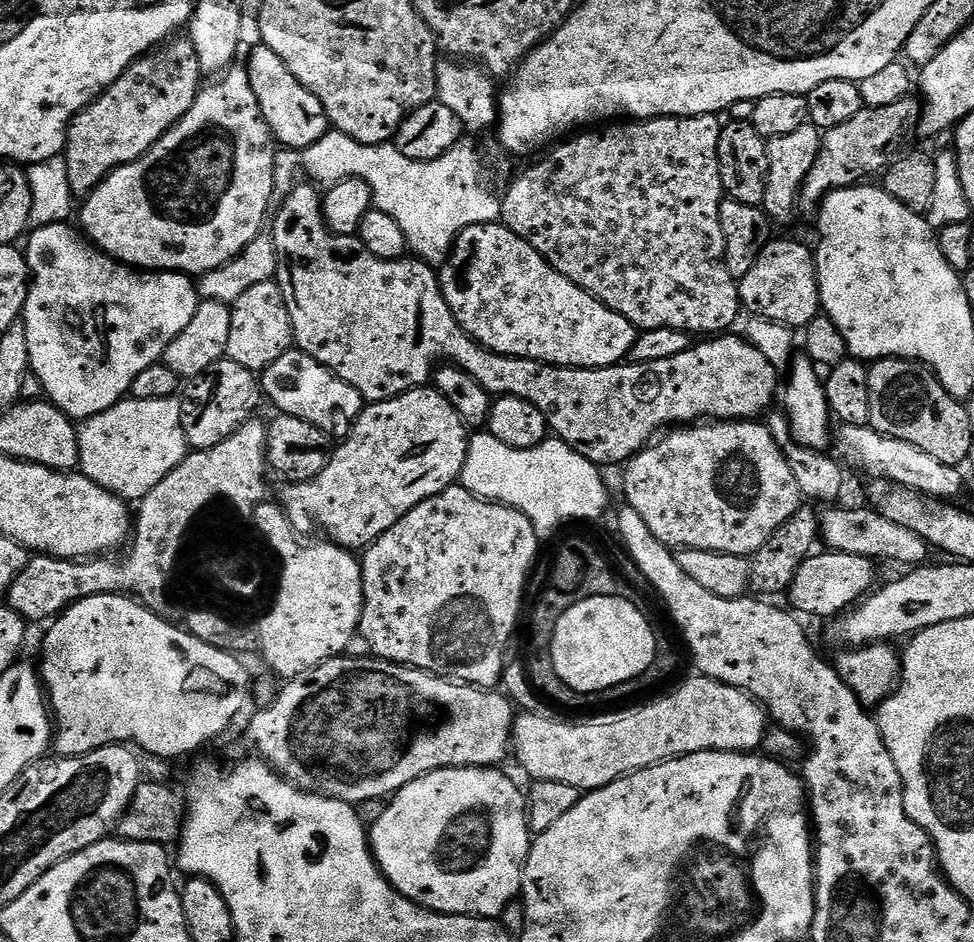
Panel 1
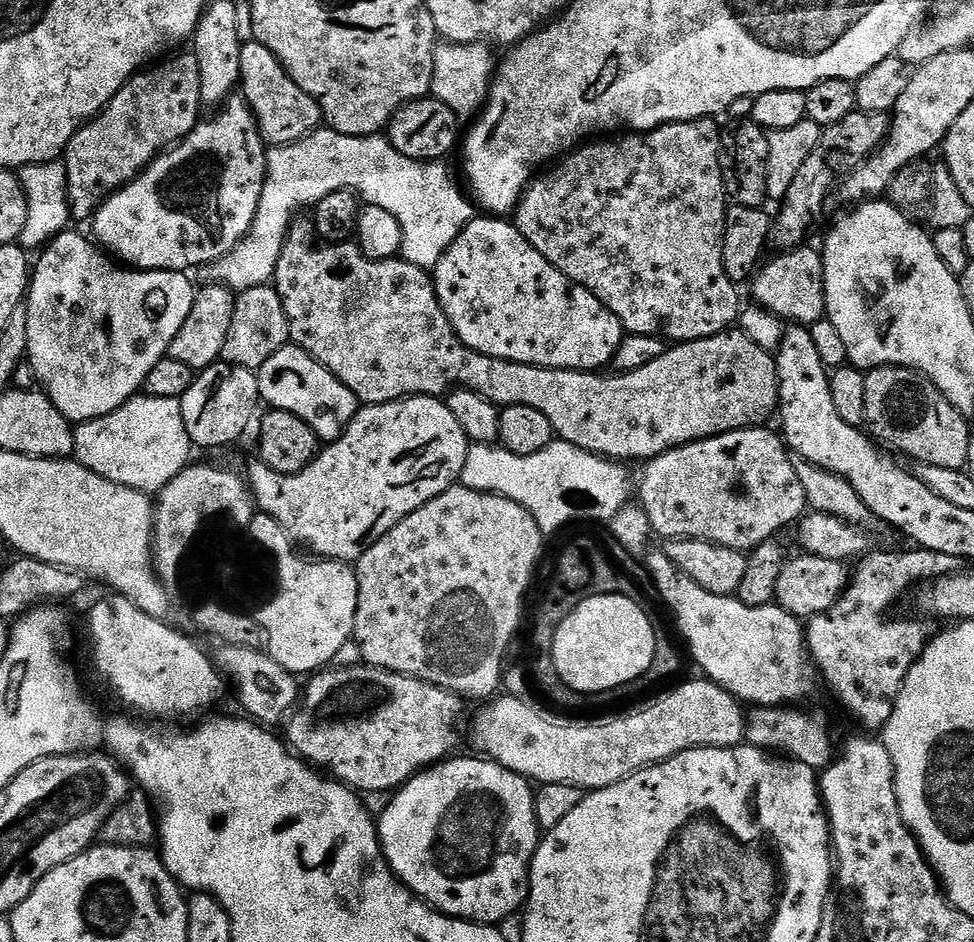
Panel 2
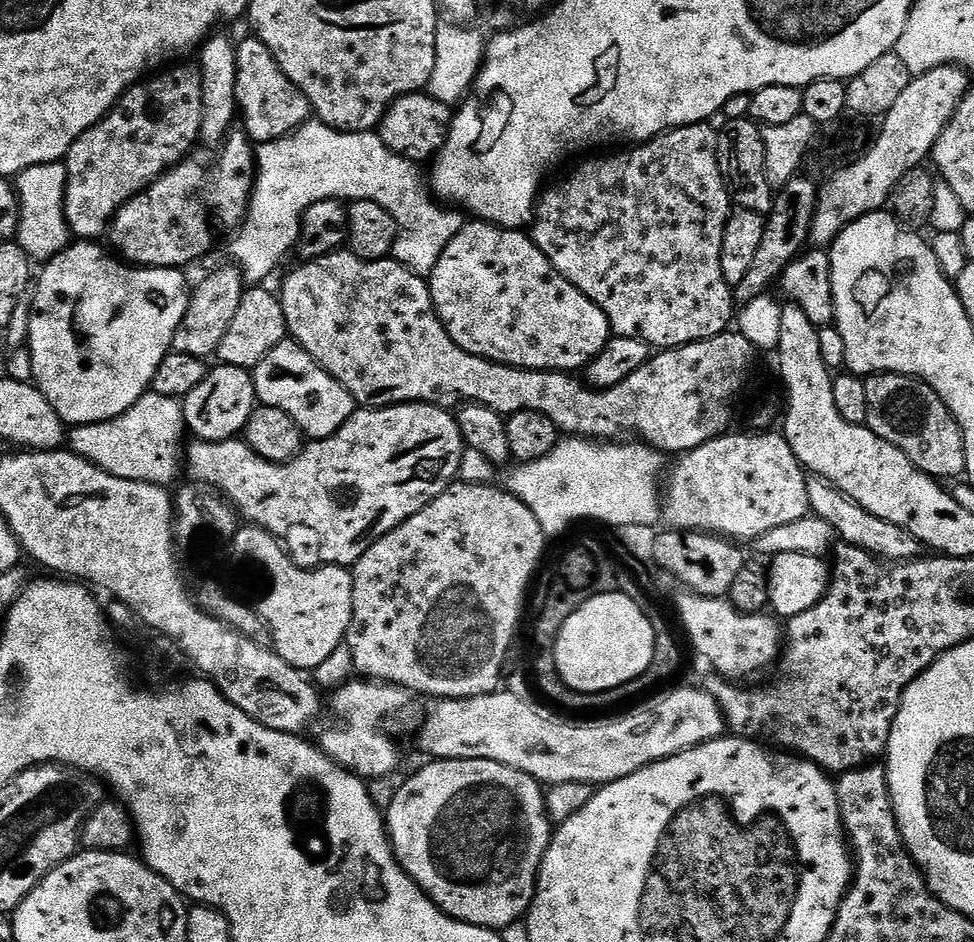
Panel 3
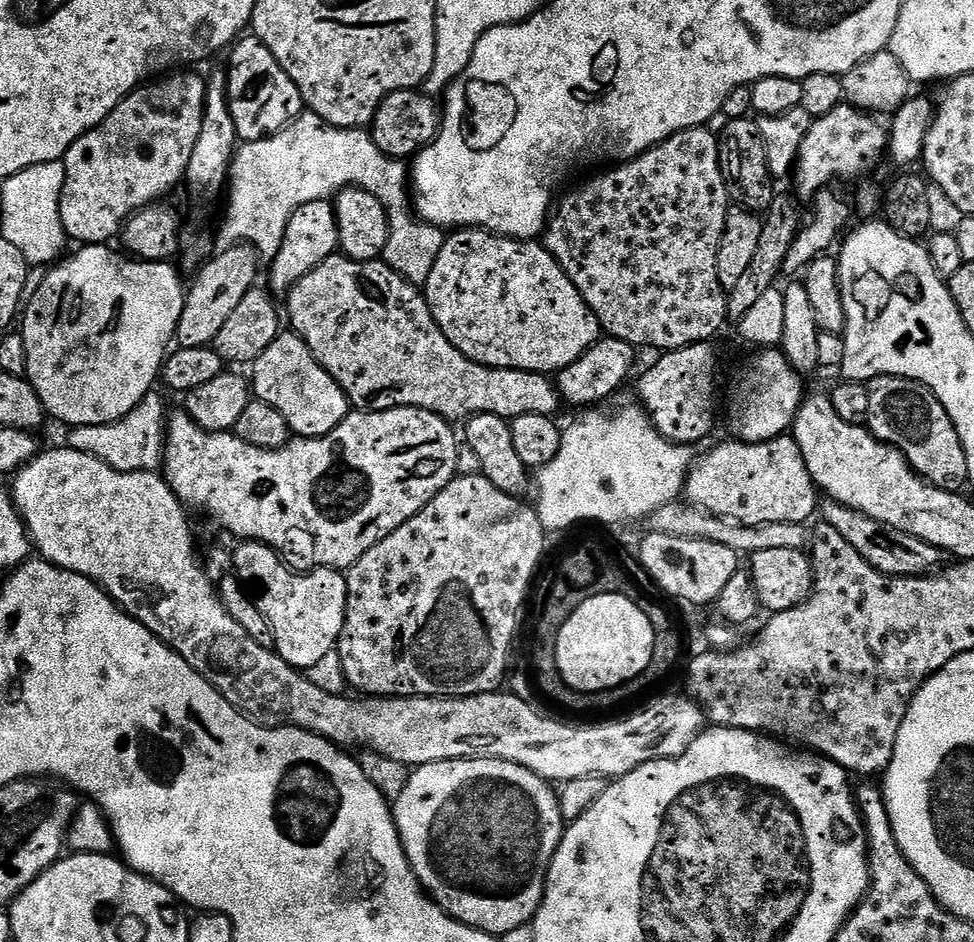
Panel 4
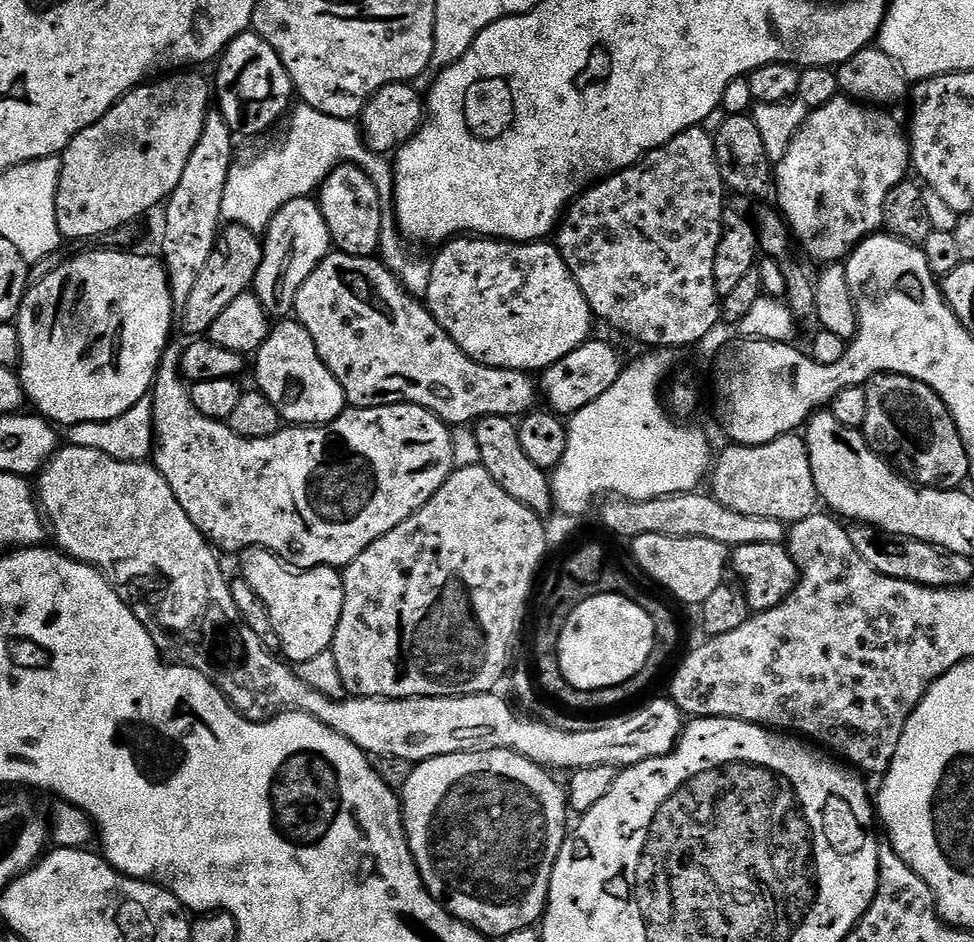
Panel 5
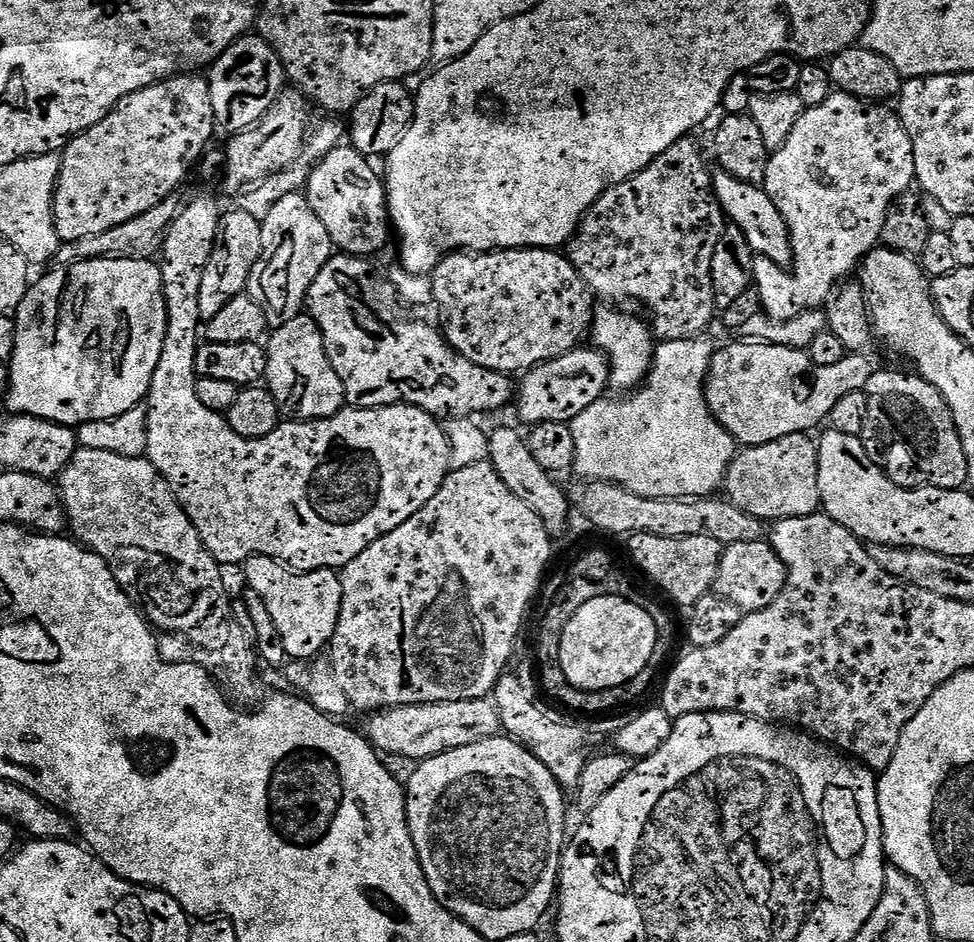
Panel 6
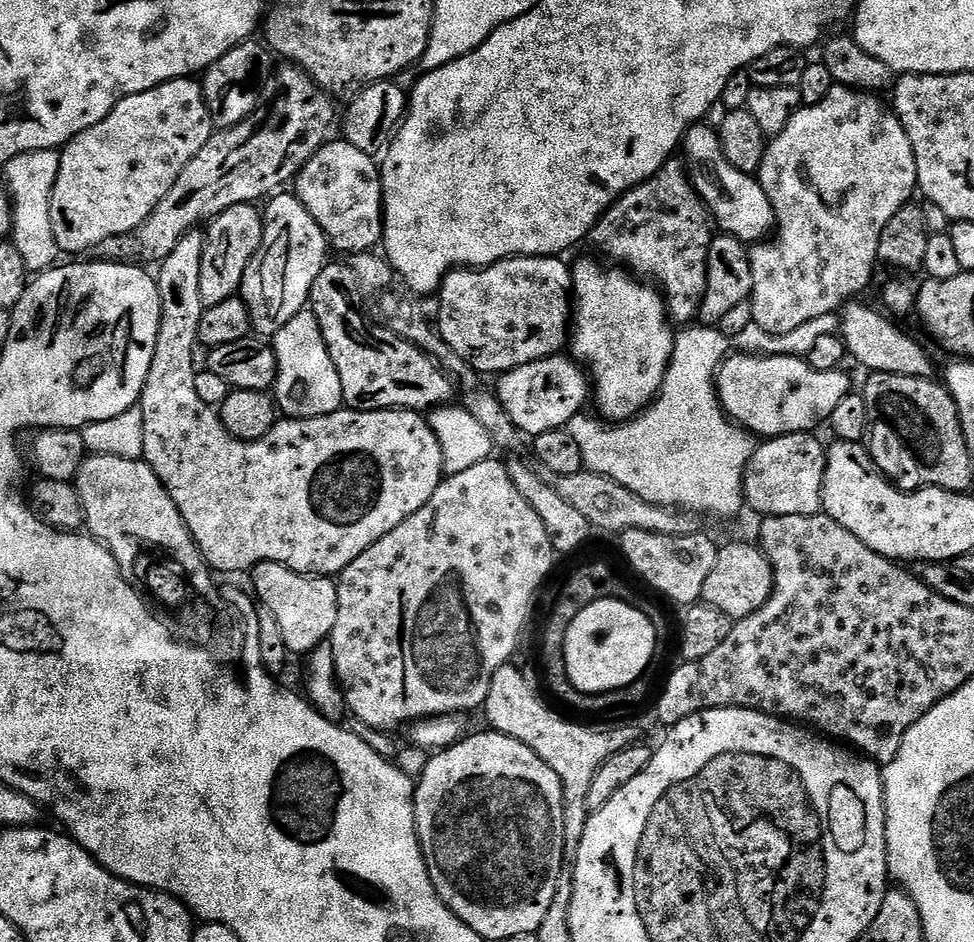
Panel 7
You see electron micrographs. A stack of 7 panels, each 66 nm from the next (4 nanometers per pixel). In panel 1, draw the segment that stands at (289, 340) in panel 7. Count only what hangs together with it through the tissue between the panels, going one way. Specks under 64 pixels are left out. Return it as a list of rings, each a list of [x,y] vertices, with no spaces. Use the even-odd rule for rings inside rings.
[[[299,350],[282,354],[278,362],[263,372],[262,392],[267,399],[268,396],[272,399],[277,413],[302,418],[333,438],[347,436],[366,407],[366,401],[358,394],[358,390],[354,390],[354,386],[346,386],[342,378]]]

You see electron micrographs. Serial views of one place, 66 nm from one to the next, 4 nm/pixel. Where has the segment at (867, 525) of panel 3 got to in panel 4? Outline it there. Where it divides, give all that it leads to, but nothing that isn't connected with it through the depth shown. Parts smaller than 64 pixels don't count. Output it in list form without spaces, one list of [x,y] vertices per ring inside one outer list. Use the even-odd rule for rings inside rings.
[[[825,499],[822,504],[823,523],[834,526],[870,566],[874,566],[887,576],[926,576],[933,571],[932,568],[942,559],[941,553],[930,546],[922,538],[914,538],[914,534],[906,534],[902,530],[894,530],[894,526],[886,526],[886,522],[878,522],[858,510],[850,510],[836,500]]]

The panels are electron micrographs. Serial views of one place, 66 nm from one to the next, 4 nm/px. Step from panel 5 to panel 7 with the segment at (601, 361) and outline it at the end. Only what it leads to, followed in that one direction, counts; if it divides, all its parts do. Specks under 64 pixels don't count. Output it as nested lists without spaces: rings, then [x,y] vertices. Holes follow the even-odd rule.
[[[571,355],[547,356],[526,366],[503,373],[494,385],[494,393],[510,414],[510,422],[525,437],[535,438],[546,434],[546,430],[567,428],[568,423],[581,415],[590,404],[590,376]]]

